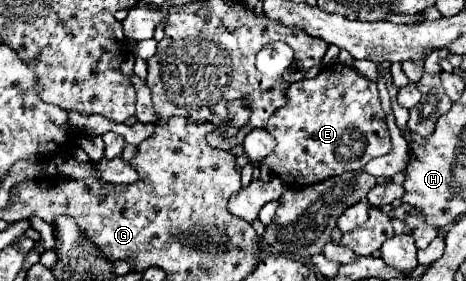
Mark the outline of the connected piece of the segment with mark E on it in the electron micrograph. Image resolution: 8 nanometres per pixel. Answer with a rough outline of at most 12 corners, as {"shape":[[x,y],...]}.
{"shape":[[342,64],[294,82],[255,163],[288,186],[392,150],[376,82]]}

